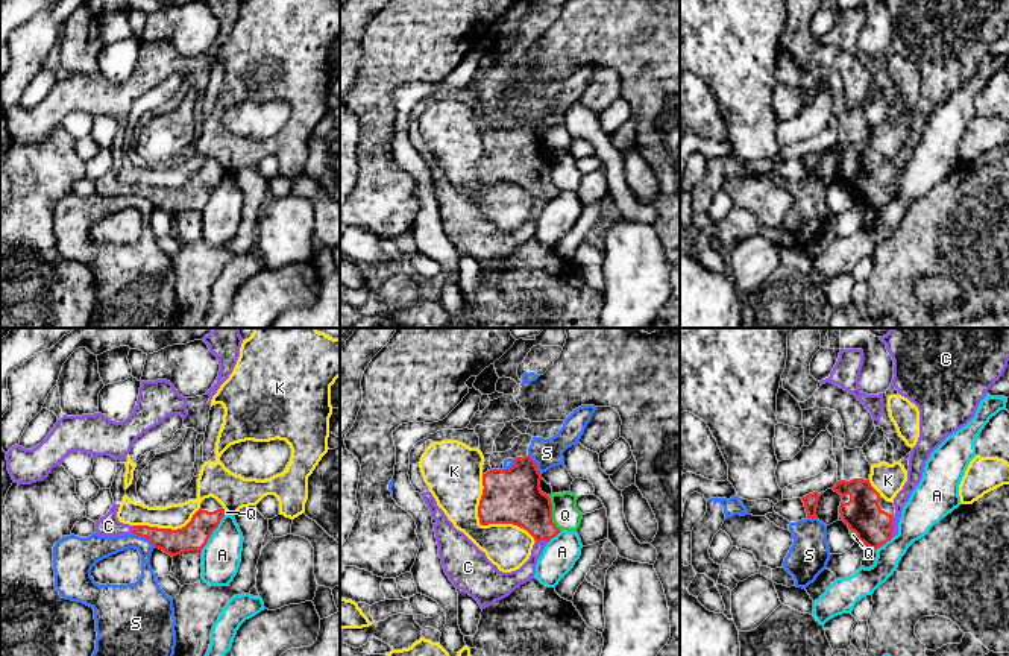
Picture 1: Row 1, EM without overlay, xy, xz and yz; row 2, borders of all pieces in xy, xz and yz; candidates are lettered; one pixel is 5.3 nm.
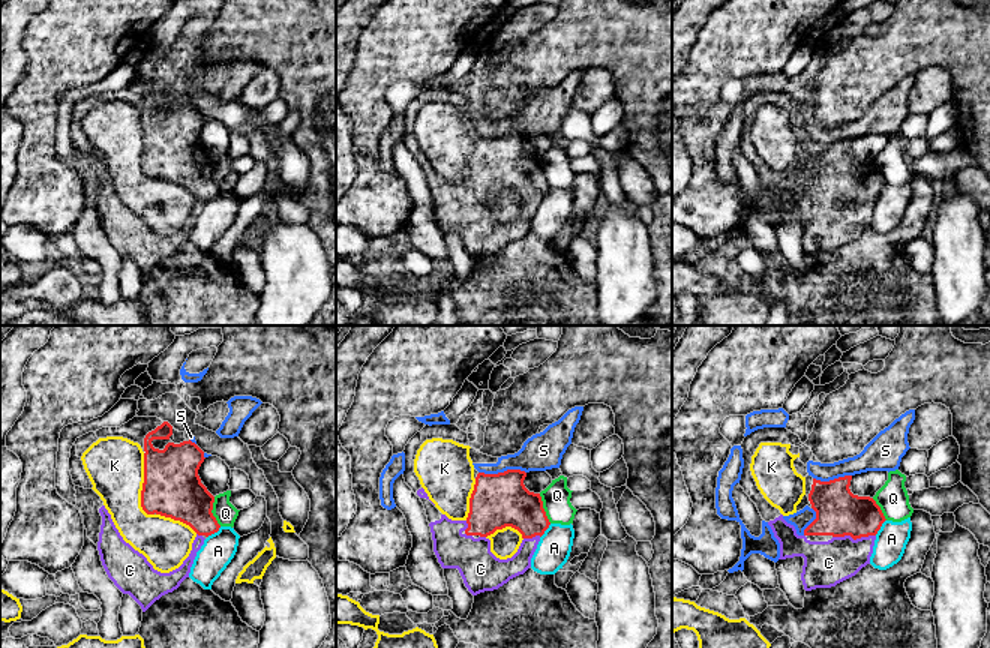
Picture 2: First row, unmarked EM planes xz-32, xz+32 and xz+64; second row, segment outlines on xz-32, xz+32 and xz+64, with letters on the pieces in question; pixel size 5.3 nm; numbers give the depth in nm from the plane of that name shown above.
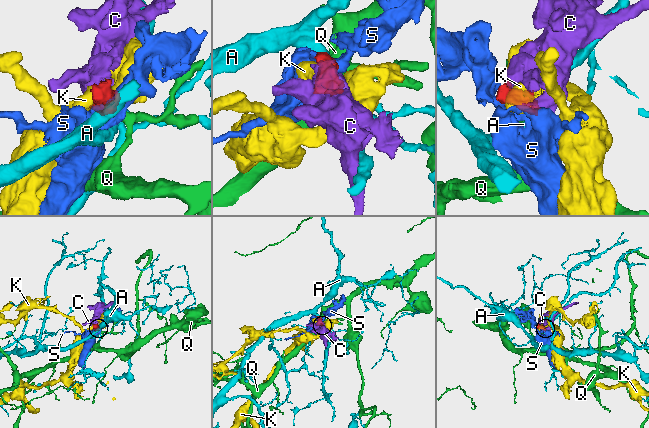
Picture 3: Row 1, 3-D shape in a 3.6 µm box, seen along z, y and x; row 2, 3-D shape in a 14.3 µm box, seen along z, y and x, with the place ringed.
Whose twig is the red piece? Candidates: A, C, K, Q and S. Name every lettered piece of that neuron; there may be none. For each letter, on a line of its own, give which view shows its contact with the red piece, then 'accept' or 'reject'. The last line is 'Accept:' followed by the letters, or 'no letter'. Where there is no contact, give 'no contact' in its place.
A: xy | reject
C: yz | accept
K: xz | reject
Q: xz | reject
S: xy | reject
Accept: C

